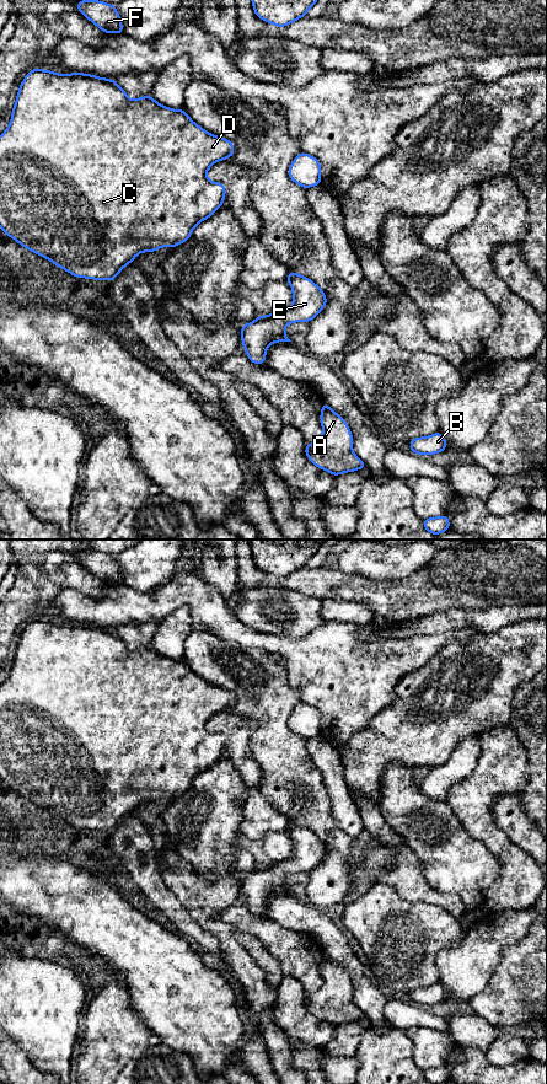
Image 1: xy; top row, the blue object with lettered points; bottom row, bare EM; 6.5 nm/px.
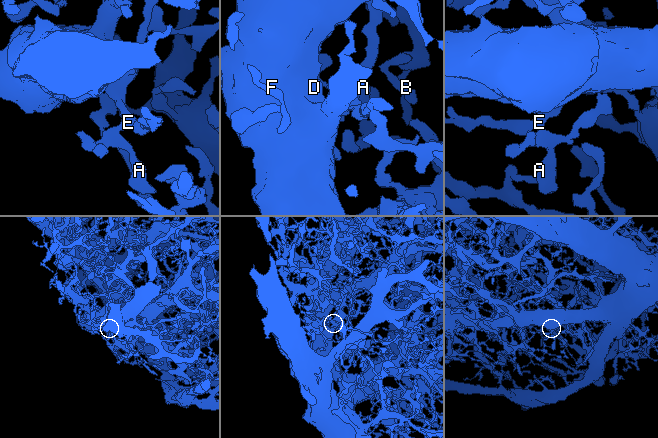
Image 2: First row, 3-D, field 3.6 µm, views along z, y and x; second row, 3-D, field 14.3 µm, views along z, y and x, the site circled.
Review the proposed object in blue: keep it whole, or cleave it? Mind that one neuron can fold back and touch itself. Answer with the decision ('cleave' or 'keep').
keep

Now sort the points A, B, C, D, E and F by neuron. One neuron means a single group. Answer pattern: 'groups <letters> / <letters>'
groups A B C D E F

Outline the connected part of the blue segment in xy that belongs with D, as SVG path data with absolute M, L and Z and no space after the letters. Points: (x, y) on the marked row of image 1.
M32 69L20 85L11 111L10 124L0 135L0 227L25 248L49 259L76 278L112 281L139 253L159 251L163 246L173 248L186 242L192 236L193 229L219 210L224 203L225 186L209 181L207 172L215 162L231 157L235 147L231 140L213 135L195 124L184 109L161 106L151 96L130 100L112 79L82 73L57 74Z

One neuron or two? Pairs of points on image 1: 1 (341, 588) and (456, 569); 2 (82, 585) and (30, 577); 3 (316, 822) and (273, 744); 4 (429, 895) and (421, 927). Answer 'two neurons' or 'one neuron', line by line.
1: one neuron
2: one neuron
3: one neuron
4: two neurons

